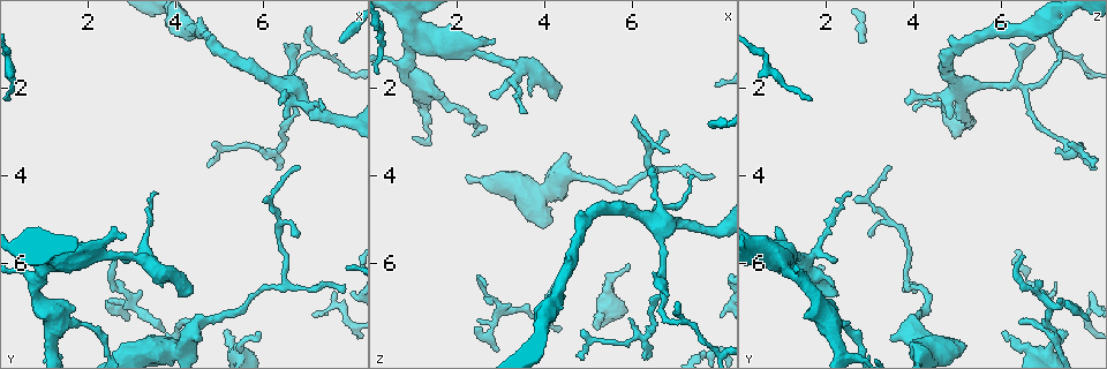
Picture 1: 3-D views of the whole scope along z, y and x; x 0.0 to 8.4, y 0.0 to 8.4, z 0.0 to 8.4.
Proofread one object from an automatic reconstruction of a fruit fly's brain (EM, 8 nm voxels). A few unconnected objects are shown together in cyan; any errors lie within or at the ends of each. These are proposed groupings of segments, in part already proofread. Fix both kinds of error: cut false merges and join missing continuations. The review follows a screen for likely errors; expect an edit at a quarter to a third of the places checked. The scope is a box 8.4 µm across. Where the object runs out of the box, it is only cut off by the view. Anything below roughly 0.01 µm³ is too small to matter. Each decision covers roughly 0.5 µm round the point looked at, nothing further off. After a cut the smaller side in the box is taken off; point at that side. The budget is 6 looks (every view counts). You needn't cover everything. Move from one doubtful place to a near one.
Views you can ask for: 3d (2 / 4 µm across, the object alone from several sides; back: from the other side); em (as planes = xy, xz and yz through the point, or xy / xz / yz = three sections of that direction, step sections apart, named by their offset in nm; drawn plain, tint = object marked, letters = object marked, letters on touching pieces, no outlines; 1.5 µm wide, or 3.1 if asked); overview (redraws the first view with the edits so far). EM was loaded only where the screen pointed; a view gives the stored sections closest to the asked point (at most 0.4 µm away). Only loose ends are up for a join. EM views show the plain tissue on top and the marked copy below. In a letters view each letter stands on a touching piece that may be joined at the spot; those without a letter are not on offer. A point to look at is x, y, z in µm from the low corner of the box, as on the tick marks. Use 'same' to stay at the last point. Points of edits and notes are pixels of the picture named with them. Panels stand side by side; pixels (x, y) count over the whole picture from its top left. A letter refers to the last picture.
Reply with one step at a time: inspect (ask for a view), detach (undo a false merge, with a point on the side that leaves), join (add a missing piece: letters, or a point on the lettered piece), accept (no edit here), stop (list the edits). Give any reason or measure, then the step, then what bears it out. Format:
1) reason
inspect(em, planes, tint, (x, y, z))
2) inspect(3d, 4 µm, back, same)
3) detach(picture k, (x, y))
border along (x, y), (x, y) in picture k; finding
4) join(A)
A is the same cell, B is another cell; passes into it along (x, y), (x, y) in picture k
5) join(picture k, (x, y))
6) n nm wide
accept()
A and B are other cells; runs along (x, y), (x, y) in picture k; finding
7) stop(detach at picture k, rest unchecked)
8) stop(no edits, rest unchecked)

branch stops here
inspect(em, planes, letters, (6.30, 2.35, 3.85))

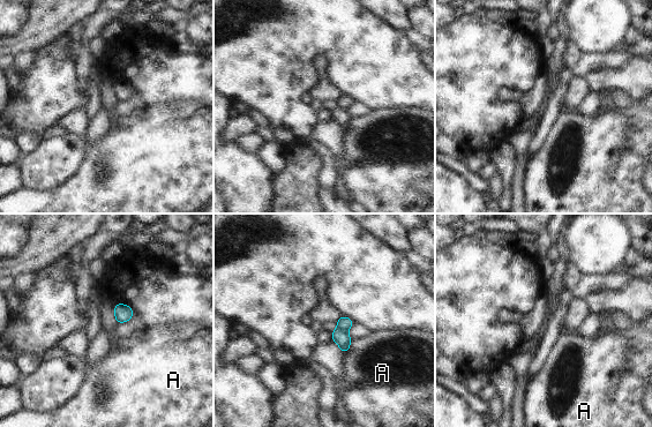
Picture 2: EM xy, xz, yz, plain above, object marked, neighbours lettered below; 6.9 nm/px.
accept()
A is another cell; border along (352, 339), (349, 350), (344, 354) in picture 2; none of them fits

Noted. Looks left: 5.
an open end
inspect(em, xy, step 4, tint, (5.20, 7.50, 7.30))

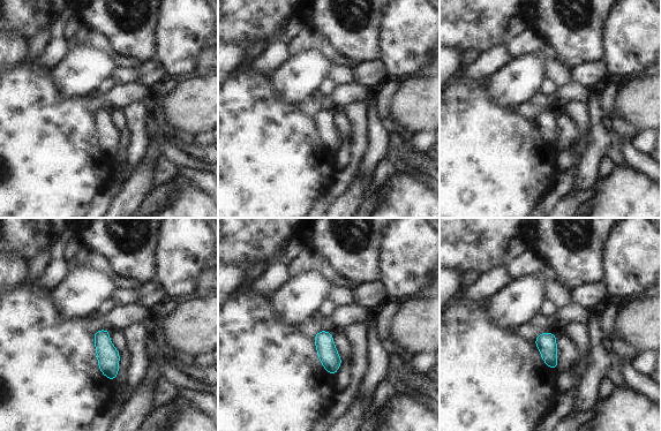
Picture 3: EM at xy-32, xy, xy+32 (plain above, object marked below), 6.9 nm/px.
inspect(em, planes, letters, same)

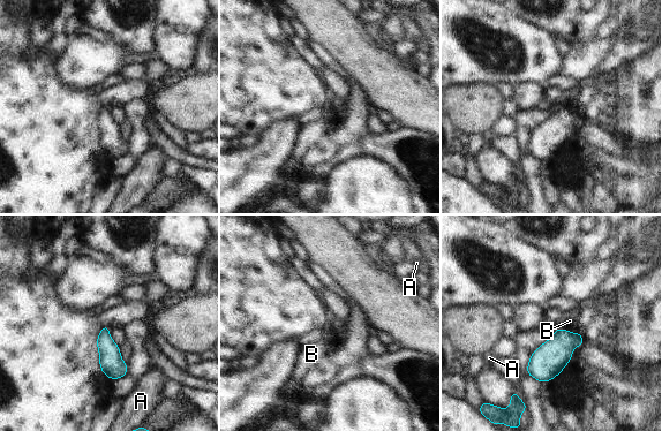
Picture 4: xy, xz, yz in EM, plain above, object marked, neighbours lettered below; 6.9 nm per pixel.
B touches over 180 nm
accept()
A and B are other cells; border along (557, 327), (580, 334) in picture 4; no lettered piece goes on from it

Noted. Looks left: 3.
an open end
inspect(3d, 2 µm, (6.80, 5.45, 3.00))

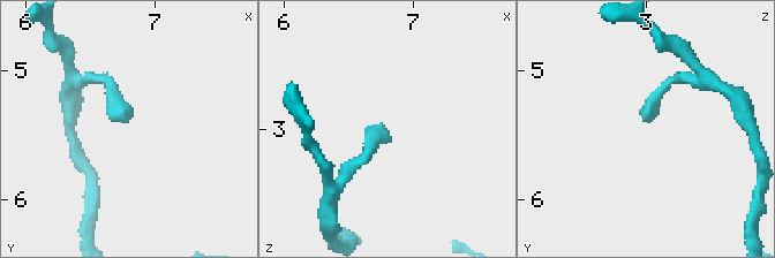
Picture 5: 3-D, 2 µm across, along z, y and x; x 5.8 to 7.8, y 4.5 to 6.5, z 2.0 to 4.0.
inspect(em, xz, step 4, letters, (6.80, 5.38, 3.04))

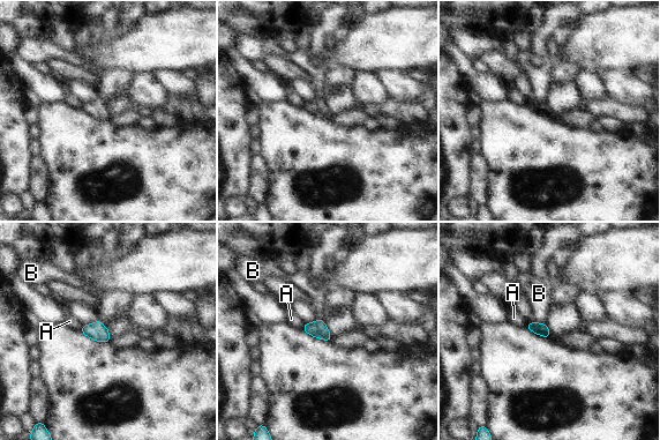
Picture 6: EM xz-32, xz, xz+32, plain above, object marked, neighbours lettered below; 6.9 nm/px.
inspect(em, planes, letters, same)

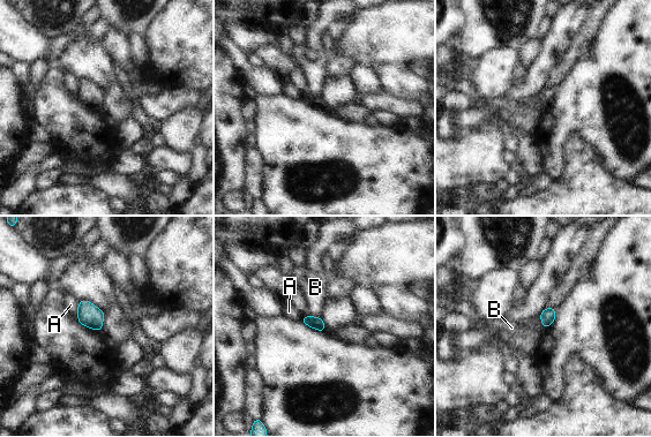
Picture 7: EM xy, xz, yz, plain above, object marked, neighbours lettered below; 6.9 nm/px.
accept()
A and B are other cells; border along (307, 315), (320, 317) in picture 7; no lettered piece goes on from it

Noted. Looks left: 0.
stop(no edits, rest unchecked)

